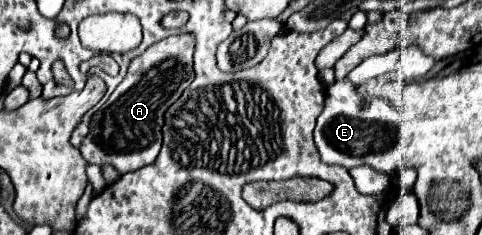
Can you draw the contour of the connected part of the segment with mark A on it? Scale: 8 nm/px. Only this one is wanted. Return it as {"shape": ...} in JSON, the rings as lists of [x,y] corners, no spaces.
{"shape":[[[179,34],[155,42],[141,56],[131,60],[127,76],[97,114],[101,130],[91,130],[79,146],[89,164],[111,164],[119,174],[127,174],[151,164],[157,158],[161,148],[163,114],[195,78],[193,48],[195,38],[191,34]]]}

